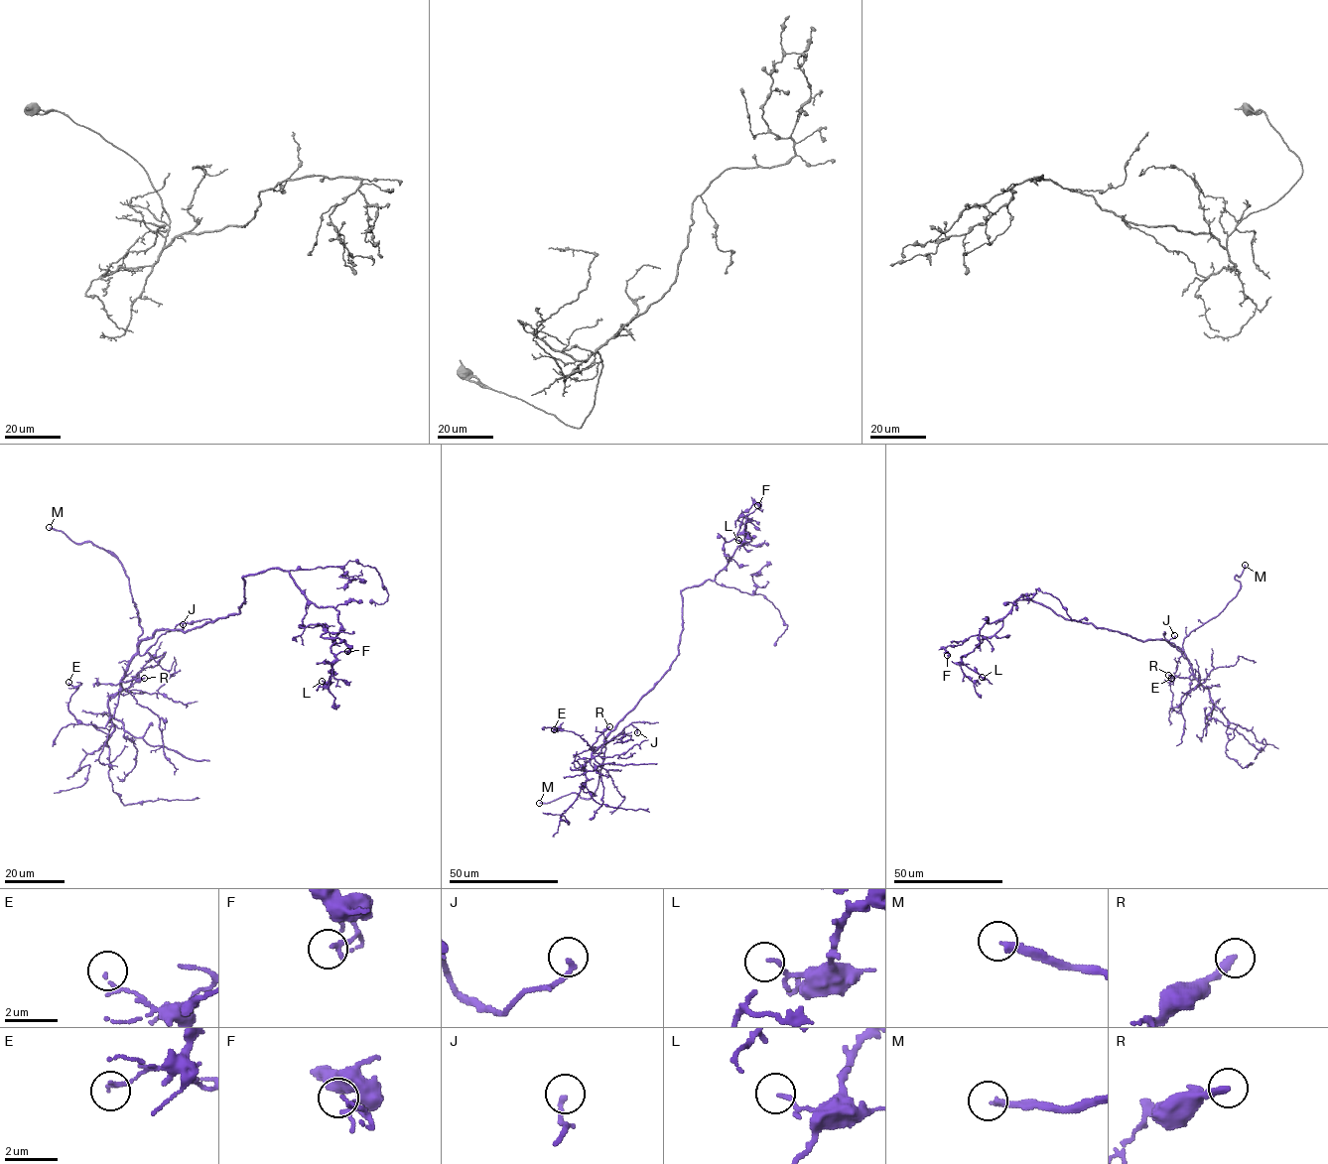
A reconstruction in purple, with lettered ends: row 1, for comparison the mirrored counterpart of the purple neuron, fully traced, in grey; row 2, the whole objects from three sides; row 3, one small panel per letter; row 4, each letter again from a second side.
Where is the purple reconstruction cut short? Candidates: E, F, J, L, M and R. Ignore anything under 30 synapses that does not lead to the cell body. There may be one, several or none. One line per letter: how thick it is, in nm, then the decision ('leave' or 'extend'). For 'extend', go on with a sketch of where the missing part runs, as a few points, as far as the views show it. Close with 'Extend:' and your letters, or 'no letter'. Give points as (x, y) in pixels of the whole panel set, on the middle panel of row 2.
E: calibre 80 nm; leave
F: calibre 170 nm; leave
J: calibre 190 nm; leave
L: calibre 130 nm; leave
M: calibre 280 nm; extend; course (539, 803), (523, 808)
R: calibre 320 nm; extend; course (609, 726), (612, 715), (594, 706), (604, 687), (619, 674), (598, 657), (579, 649), (574, 649), (574, 652)
Extend: M, R

